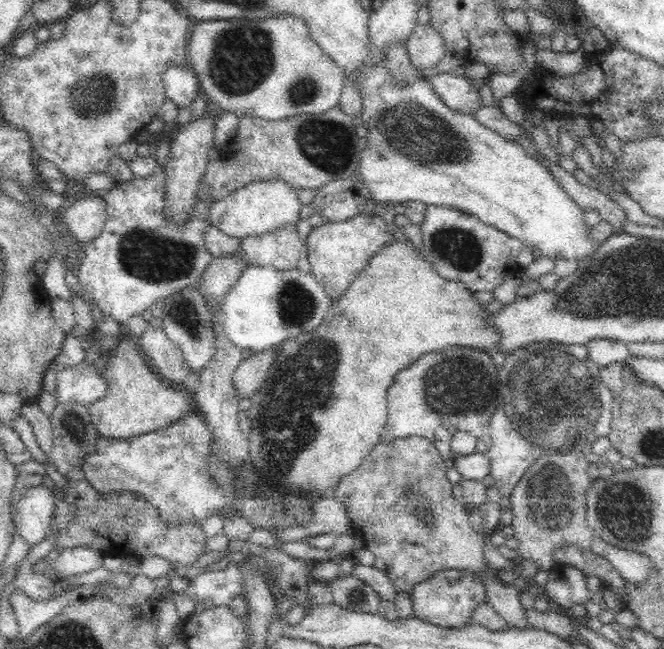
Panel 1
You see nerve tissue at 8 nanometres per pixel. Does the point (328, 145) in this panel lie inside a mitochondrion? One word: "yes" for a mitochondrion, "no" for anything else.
yes

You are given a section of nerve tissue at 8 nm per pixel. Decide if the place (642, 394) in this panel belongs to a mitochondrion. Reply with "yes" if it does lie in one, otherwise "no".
no

